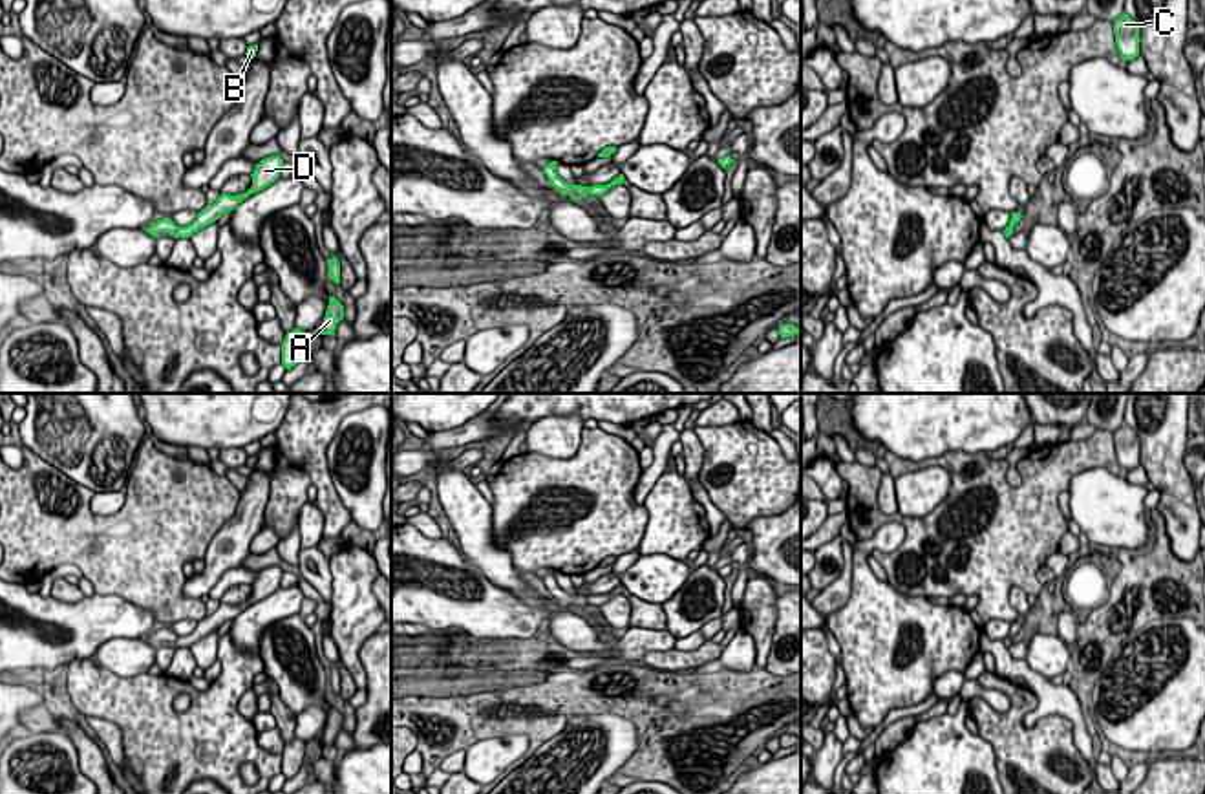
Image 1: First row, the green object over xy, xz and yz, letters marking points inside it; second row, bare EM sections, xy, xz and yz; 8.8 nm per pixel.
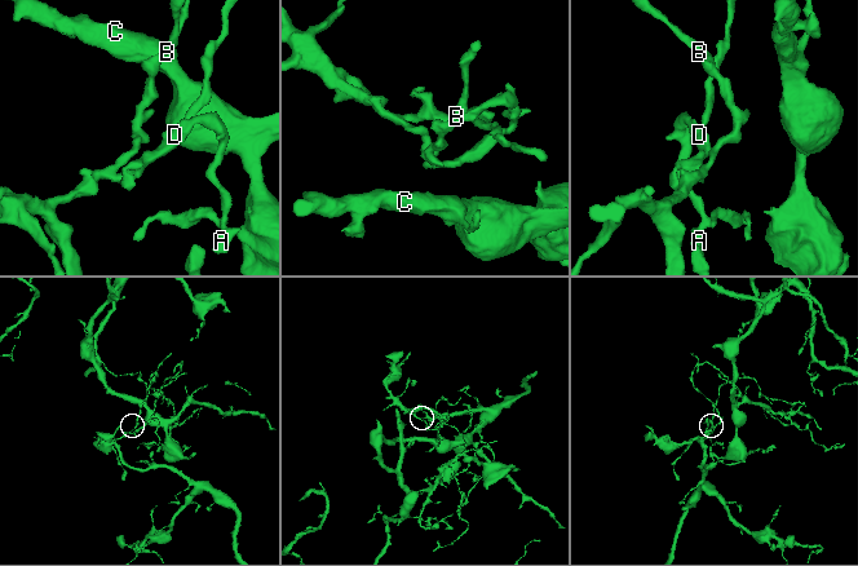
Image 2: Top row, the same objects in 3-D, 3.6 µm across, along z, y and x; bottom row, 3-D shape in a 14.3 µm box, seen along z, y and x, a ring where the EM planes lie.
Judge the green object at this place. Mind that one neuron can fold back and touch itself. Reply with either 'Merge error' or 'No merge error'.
Merge error

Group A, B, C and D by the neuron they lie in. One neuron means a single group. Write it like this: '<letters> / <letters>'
A C D / B

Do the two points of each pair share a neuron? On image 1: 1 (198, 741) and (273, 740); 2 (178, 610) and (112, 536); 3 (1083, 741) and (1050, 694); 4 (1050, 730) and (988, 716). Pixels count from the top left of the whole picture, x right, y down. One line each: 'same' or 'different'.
1: different
2: same
3: same
4: same

